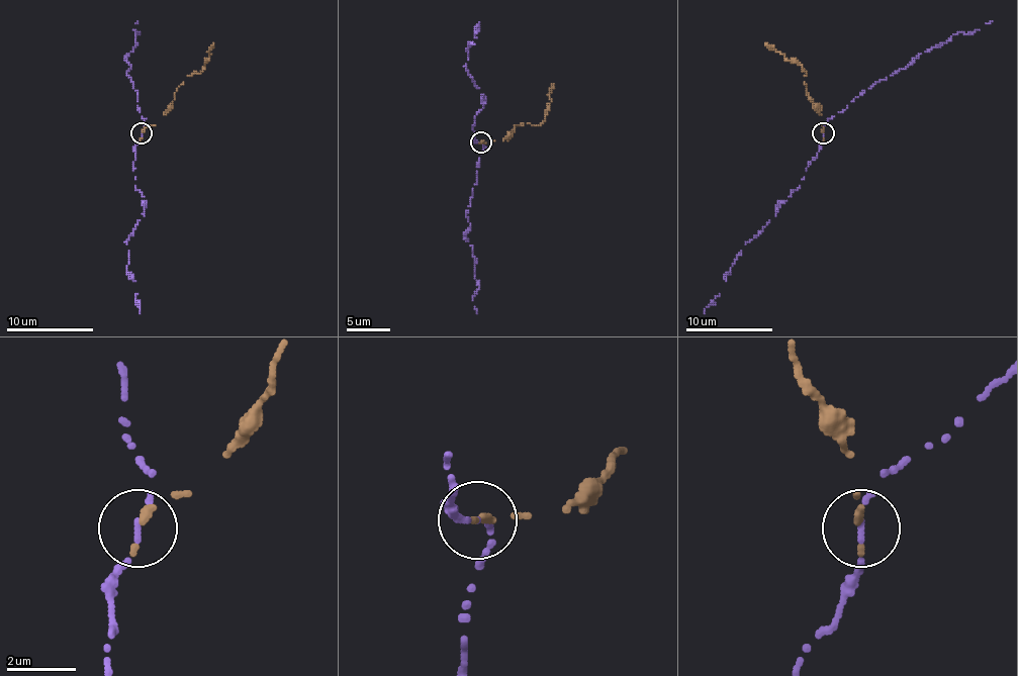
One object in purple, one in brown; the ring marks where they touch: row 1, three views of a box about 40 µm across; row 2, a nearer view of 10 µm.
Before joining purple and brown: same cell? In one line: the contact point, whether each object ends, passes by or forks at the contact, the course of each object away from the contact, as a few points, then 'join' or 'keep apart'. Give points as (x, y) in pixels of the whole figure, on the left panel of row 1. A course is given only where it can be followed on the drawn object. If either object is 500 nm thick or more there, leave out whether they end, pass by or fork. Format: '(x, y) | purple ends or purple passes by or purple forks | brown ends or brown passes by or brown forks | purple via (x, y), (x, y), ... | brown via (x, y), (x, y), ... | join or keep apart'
(142, 133) | purple ends | brown ends | purple via (142, 133), (133, 164), (135, 188), (144, 196), (144, 216), (126, 245), (126, 272), (135, 281), (140, 313) | brown via (142, 131), (164, 114), (187, 75), (198, 73), (207, 63), (211, 54), (209, 47), (213, 42) | keep apart

